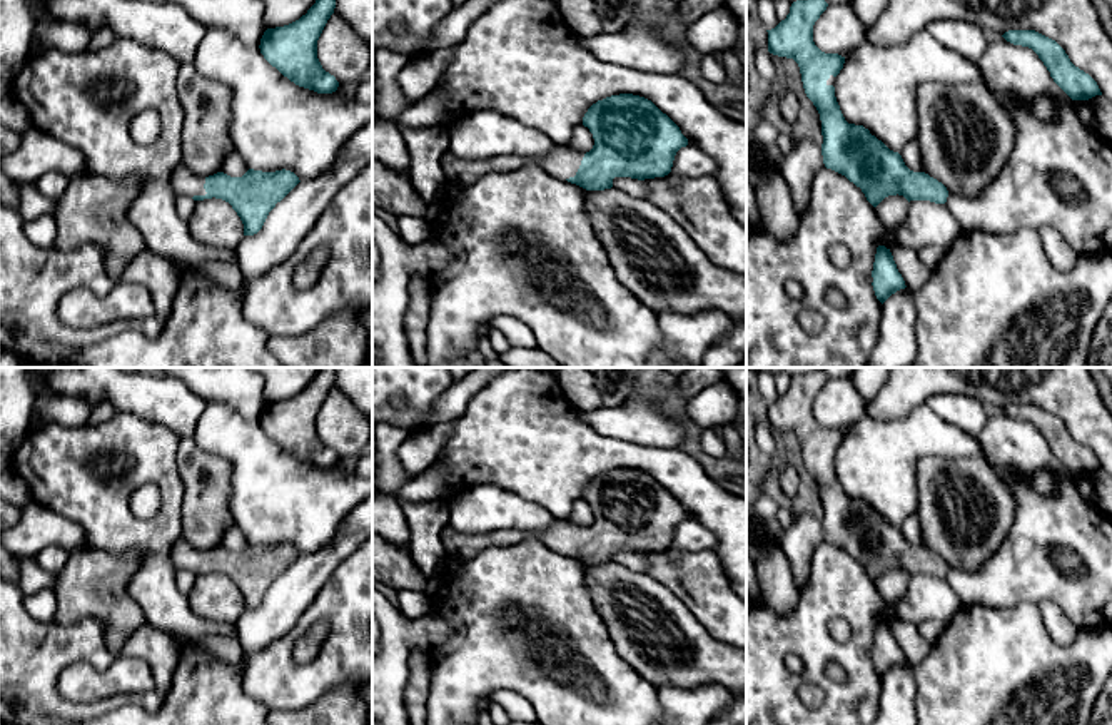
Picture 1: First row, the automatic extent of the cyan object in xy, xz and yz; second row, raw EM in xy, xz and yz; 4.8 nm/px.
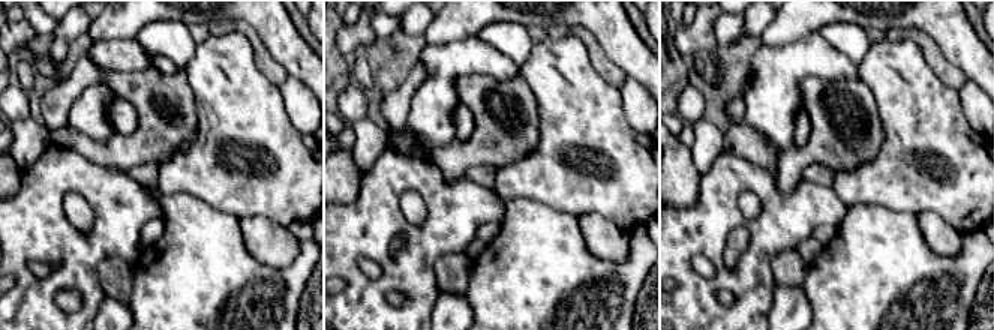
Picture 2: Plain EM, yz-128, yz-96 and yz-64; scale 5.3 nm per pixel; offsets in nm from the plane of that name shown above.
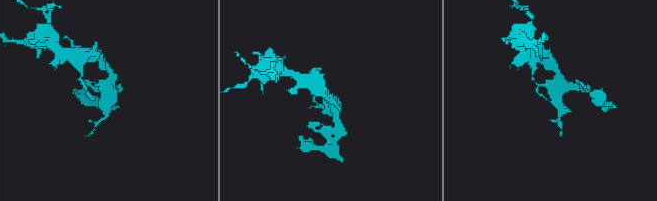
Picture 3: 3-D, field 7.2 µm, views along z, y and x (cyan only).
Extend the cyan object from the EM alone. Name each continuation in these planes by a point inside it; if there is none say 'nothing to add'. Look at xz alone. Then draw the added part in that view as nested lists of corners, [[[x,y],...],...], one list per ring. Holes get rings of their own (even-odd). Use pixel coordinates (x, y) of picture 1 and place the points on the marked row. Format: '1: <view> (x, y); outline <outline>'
1: xz (561, 162); outline [[[554,145],[554,149],[544,157],[521,157],[521,155],[499,155],[493,159],[459,159],[446,152],[441,165],[446,175],[446,184],[464,185],[479,179],[489,172],[509,172],[528,164],[541,165],[549,175],[566,180],[574,177],[584,154],[571,150],[564,145]]]

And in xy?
1: xy (182, 181); outline [[[184,164],[177,165],[170,175],[170,187],[177,195],[205,195],[205,177],[192,174]]]

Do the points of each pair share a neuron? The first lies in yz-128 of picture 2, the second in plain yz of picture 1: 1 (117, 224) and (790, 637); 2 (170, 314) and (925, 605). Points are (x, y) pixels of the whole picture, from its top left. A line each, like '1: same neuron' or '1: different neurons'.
1: same neuron
2: different neurons

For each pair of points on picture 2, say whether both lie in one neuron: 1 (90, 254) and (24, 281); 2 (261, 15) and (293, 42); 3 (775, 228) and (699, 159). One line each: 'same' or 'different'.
1: same
2: same
3: different

